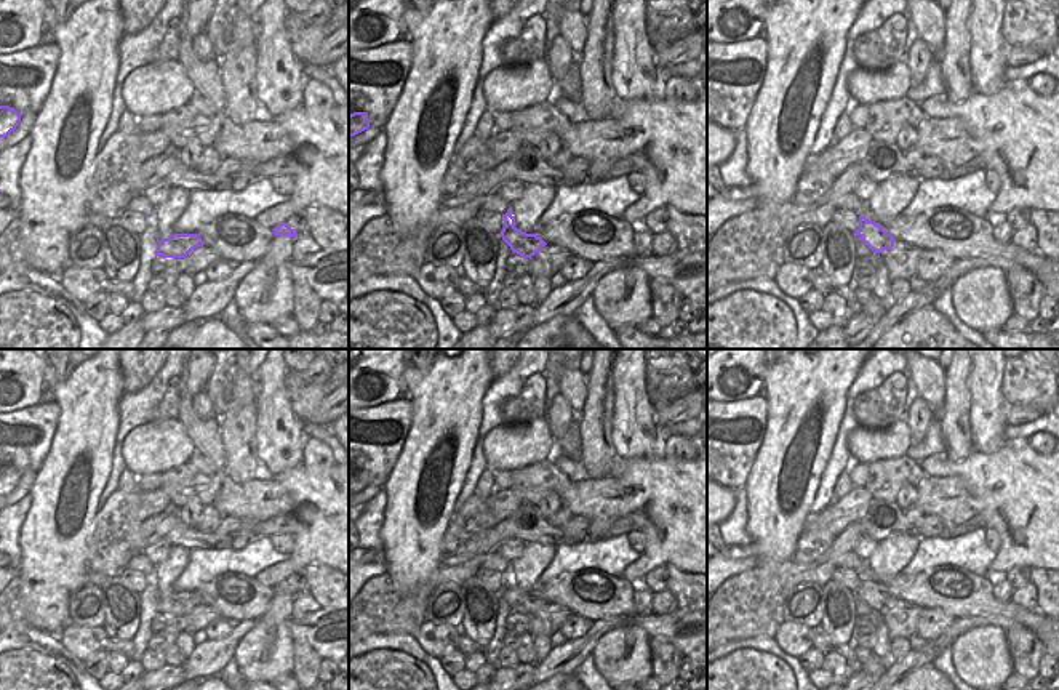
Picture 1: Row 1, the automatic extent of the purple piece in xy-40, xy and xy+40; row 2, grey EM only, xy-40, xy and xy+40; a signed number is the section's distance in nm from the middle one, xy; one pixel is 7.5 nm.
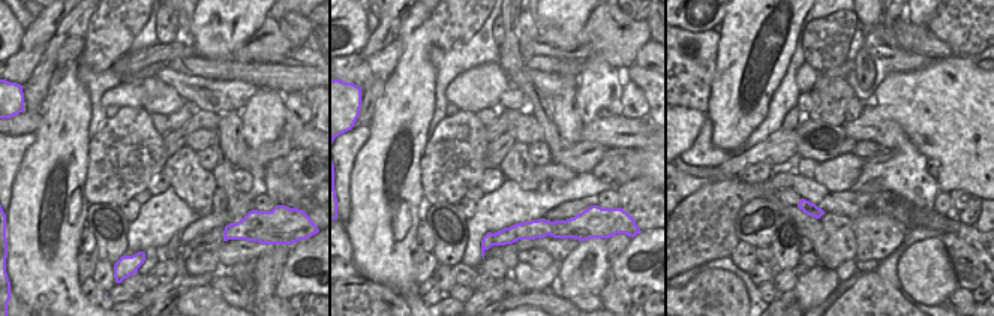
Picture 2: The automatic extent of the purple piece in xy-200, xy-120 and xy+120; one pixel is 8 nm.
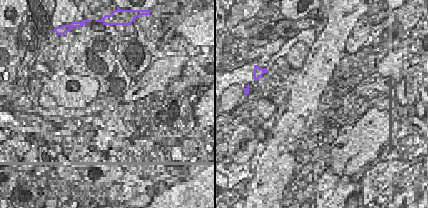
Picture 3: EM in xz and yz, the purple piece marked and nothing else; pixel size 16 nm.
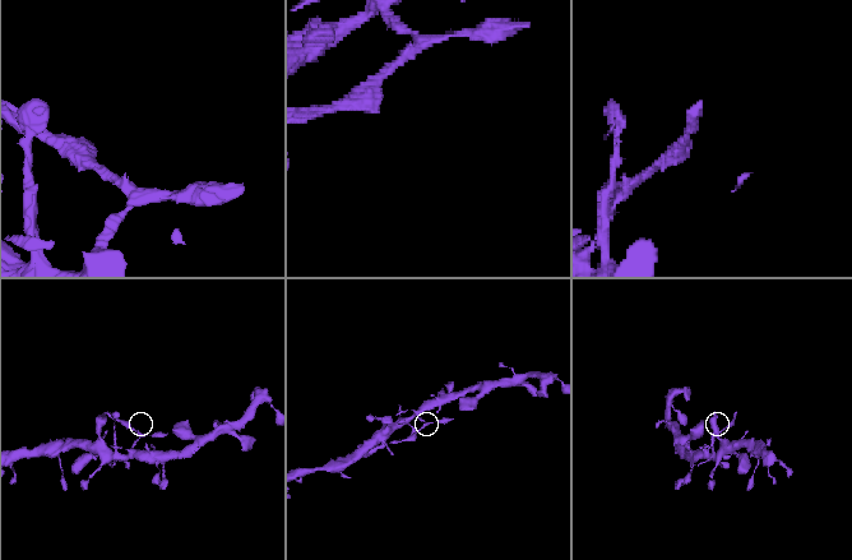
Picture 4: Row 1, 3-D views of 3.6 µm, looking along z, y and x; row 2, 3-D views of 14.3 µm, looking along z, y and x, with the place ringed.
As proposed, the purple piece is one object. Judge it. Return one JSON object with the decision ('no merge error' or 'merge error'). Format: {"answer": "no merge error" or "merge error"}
{"answer": "merge error"}

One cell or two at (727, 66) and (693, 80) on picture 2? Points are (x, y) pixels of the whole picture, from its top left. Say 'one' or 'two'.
two

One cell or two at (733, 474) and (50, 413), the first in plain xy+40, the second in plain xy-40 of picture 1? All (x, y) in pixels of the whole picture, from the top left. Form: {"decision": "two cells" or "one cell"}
{"decision": "one cell"}

